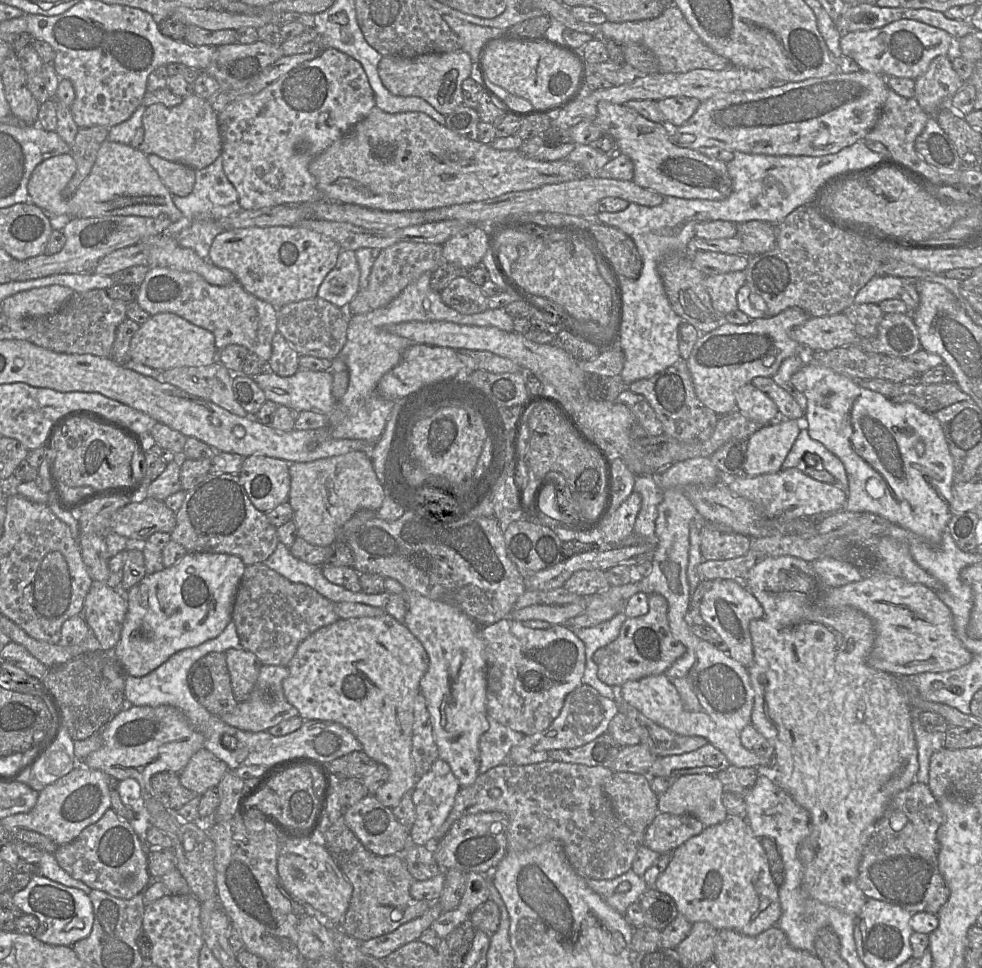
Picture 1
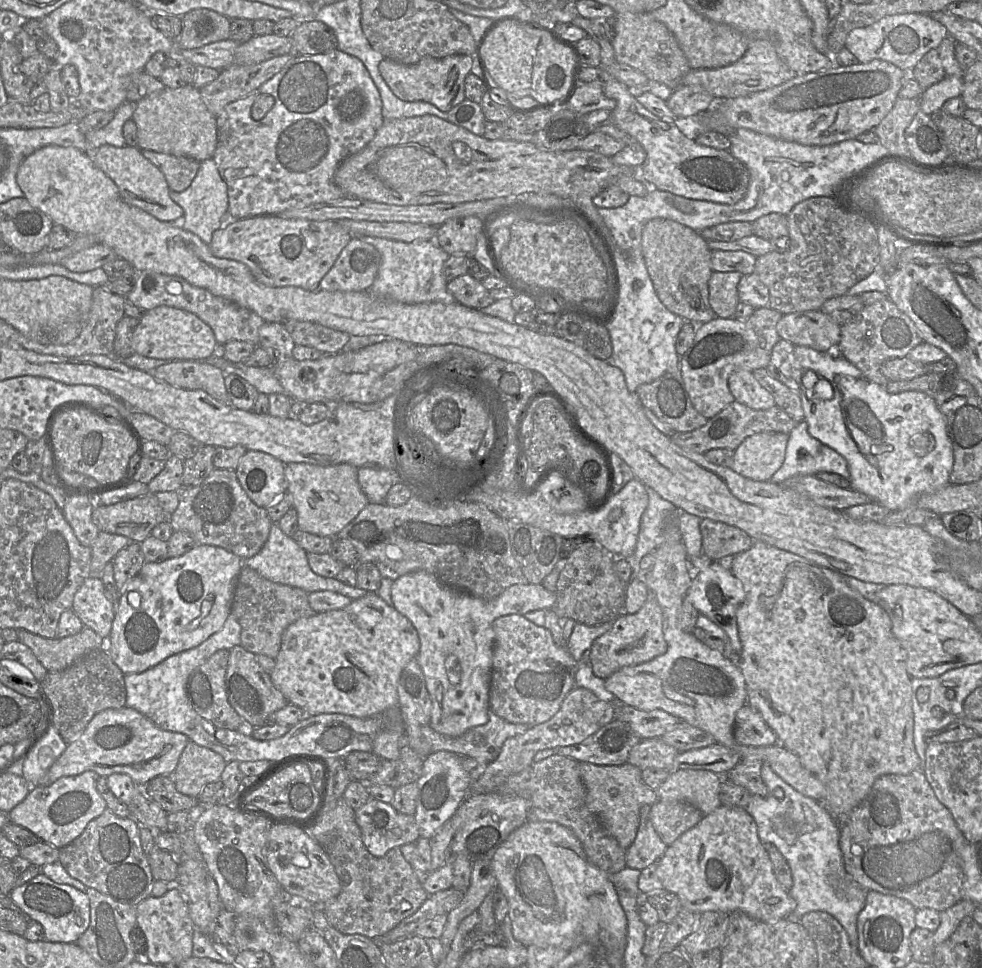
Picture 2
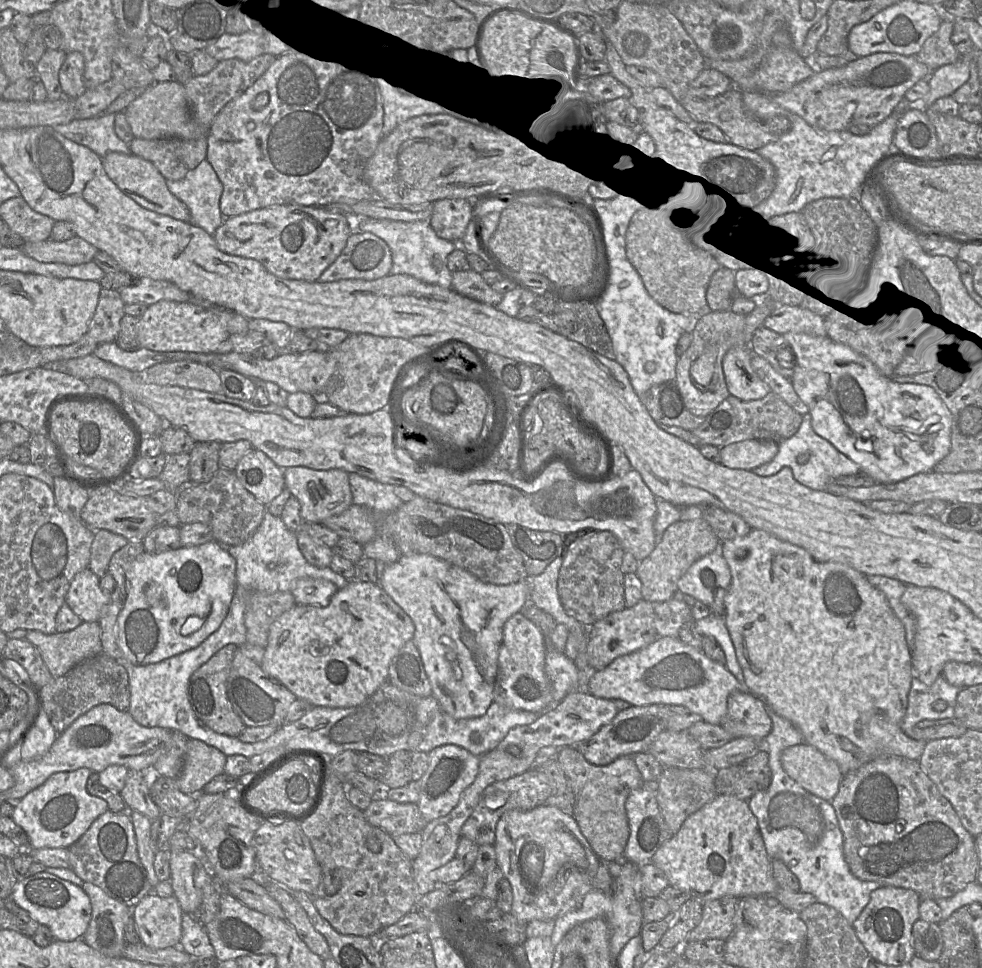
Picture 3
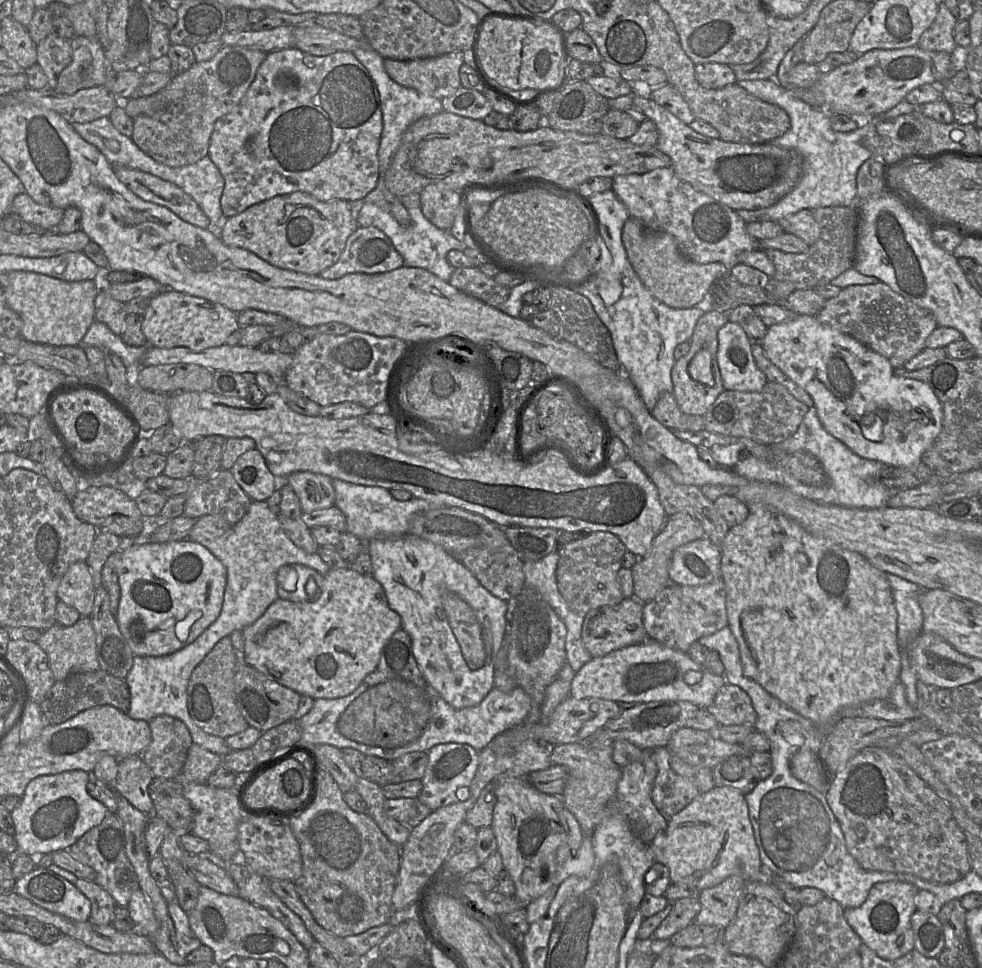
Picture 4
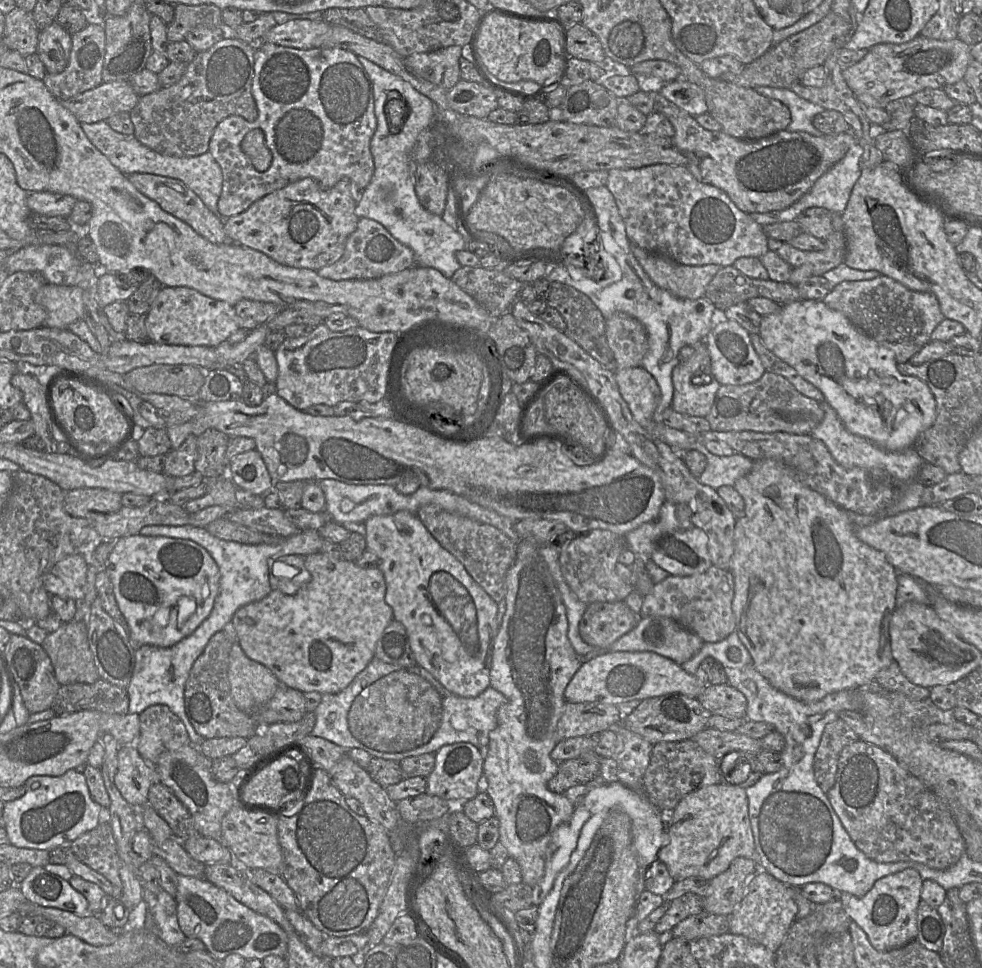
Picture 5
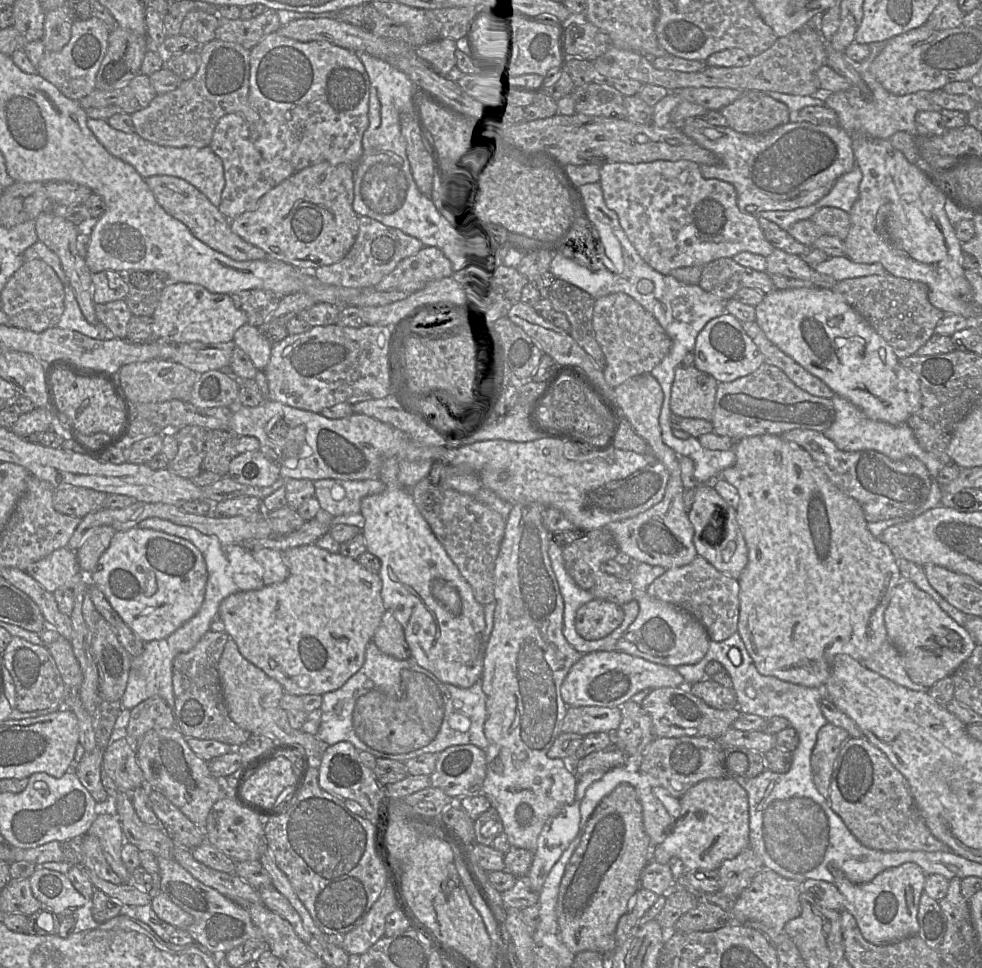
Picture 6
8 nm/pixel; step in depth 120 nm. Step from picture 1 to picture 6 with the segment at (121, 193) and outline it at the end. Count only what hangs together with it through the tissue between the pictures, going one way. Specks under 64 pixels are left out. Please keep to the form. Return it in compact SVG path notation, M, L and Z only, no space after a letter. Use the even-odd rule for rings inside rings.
M156 175L146 178L145 182L159 205L172 217L185 224L196 238L210 248L236 261L269 259L265 251L235 234L230 227L230 220L203 193L187 181L174 176Z

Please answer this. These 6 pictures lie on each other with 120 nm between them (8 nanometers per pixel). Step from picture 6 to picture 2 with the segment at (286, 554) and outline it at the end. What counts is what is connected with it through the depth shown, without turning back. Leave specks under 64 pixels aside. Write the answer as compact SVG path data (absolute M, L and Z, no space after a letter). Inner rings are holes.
M367 593L338 610L315 613L292 623L284 631L281 648L270 673L273 685L287 701L307 714L341 713L369 718L398 709L397 685L405 665L416 658L420 640L413 624L377 593Z

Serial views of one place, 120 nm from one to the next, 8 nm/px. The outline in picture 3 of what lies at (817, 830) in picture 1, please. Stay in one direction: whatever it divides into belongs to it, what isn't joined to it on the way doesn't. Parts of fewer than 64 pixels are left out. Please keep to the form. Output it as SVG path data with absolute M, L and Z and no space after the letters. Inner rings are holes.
M752 529L745 536L720 543L719 551L731 573L731 583L725 595L724 621L732 638L744 680L752 694L761 698L776 714L794 724L802 733L805 743L835 761L843 776L880 757L897 756L919 761L929 741L912 739L901 727L913 678L911 652L906 643L905 630L886 596L869 583L867 576L842 562L820 562L804 548L761 529Z

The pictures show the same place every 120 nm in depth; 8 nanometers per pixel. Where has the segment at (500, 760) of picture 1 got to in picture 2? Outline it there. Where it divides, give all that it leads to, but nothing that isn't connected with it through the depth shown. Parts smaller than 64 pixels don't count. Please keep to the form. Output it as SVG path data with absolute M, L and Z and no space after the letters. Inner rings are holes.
M489 709L489 719L484 725L476 726L457 737L436 732L430 725L421 728L431 751L451 751L460 756L474 758L481 767L493 762L500 754L504 742L523 734L529 726L504 720Z

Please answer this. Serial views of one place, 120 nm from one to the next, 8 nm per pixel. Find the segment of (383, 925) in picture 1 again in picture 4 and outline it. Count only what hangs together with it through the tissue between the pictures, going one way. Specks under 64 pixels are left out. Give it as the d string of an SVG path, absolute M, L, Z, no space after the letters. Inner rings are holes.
M320 768L313 805L289 820L302 857L302 875L294 882L297 893L325 930L339 937L361 934L370 928L390 922L395 909L392 895L401 862L401 847L391 842L368 813L353 811L344 800L344 792L326 770Z

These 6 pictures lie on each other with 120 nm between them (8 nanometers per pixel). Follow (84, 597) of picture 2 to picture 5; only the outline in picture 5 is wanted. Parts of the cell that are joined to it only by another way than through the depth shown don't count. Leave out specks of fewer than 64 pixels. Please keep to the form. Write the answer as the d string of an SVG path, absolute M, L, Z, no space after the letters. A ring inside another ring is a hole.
M68 555L44 575L43 586L50 596L81 602L85 596L87 571L88 565L82 555Z

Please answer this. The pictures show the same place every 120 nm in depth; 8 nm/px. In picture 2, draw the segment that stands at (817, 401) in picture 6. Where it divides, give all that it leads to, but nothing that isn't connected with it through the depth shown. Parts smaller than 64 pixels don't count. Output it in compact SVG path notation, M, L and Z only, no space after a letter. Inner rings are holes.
M735 400L708 419L704 426L690 432L676 433L670 437L679 447L704 455L705 452L717 448L735 450L747 437L762 432L789 434L797 424L798 422L777 405L767 410L755 410Z

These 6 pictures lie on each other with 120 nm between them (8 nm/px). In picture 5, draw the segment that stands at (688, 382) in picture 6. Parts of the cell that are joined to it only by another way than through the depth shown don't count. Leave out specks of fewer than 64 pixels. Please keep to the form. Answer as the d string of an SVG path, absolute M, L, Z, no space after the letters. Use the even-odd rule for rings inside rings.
M705 341L691 346L695 348L692 357L686 362L678 363L672 370L673 397L671 407L683 415L706 417L711 410L721 384L711 374L710 355ZM701 375L710 376L711 381L701 385L693 384L692 380Z

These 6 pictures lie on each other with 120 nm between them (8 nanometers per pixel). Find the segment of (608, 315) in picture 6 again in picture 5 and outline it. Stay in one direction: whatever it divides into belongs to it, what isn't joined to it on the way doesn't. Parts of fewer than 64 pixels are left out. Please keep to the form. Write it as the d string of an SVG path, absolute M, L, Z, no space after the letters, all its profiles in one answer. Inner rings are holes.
M615 312L605 320L606 338L617 362L617 369L641 366L648 351L644 325L624 312Z

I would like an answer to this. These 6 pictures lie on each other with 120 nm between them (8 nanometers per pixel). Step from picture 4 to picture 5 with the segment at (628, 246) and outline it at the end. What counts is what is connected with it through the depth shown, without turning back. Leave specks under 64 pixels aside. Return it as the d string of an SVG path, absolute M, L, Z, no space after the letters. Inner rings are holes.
M632 245L632 252L655 285L683 299L694 300L703 297L709 282L721 268L718 264L679 264L636 245Z

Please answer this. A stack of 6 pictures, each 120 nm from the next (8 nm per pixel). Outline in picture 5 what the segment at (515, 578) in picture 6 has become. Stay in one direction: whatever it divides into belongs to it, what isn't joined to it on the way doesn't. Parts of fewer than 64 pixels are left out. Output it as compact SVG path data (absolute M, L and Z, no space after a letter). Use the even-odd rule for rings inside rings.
M519 539L519 541L516 543L516 558L506 574L506 595L504 598L504 601L506 603L506 611L500 623L499 630L494 638L492 661L490 668L490 687L502 693L506 698L506 701L497 711L497 726L489 732L488 750L483 761L483 775L485 776L487 781L487 787L485 792L489 795L493 802L494 815L499 821L498 841L501 842L501 844L506 848L509 857L512 857L517 861L521 868L522 882L529 885L530 887L535 886L544 875L545 854L547 847L551 841L552 833L559 825L570 820L576 807L576 804L569 800L569 798L565 794L554 793L547 788L548 781L557 774L560 764L550 757L550 753L559 742L556 728L558 721L563 714L566 704L566 700L564 697L564 691L566 689L566 686L583 663L596 657L594 651L591 651L585 656L579 656L572 647L567 636L568 620L566 616L566 608L563 603L561 593L552 575L549 572L545 560L540 555L539 549L540 546L538 546L533 540Z

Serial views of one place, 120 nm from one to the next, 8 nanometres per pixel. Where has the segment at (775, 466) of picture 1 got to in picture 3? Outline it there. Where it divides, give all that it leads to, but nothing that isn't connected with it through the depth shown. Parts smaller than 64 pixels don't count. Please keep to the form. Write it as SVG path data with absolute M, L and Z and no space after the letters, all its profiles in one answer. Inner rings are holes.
M744 440L720 448L721 464L731 469L753 470L770 462L778 453L779 442Z

